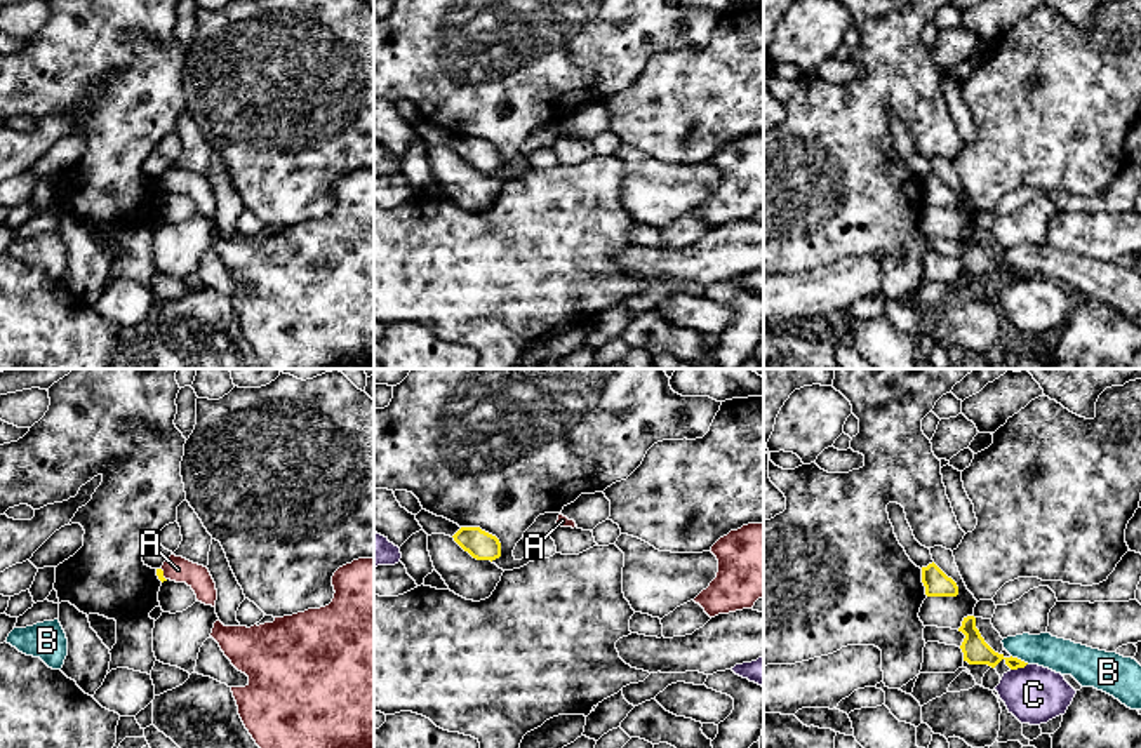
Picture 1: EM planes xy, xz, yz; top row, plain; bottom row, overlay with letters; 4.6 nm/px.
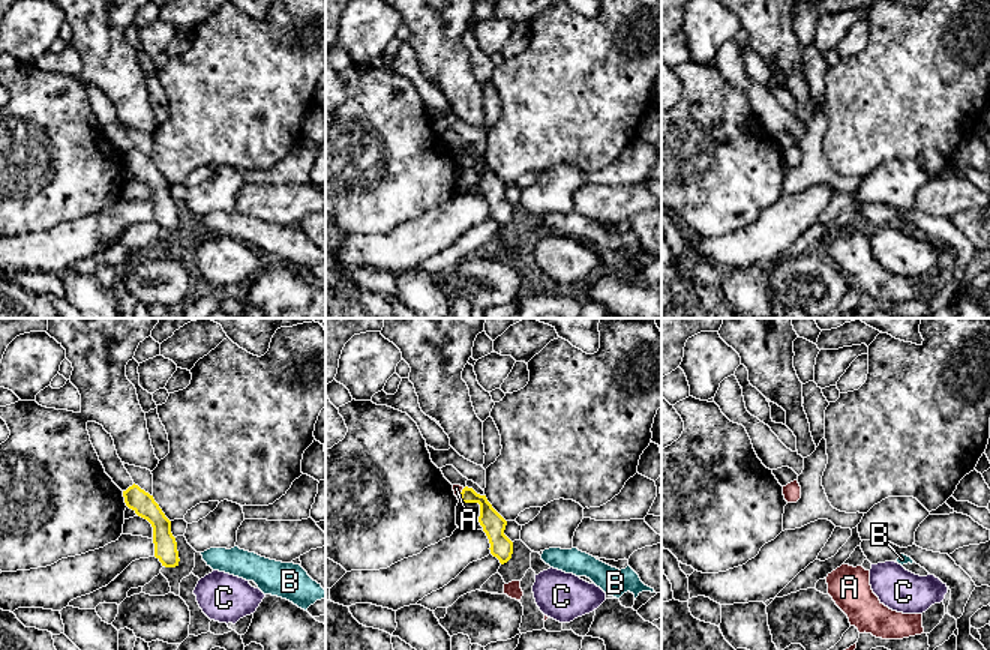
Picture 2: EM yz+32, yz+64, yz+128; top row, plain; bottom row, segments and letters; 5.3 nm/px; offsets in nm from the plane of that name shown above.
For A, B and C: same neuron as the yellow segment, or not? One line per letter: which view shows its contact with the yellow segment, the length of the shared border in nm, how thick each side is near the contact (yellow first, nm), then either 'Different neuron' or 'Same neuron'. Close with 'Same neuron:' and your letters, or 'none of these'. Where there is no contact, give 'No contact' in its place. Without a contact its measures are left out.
A: Touches yellow in xy. Shared border 60 nm. Thickness 30 nm (yellow) against 120 nm. Different neuron
B: Touches yellow in yz. Shared border 100 nm. Thickness 120 nm (yellow) against 160 nm. Different neuron
C: Touches yellow in yz. Shared border 90 nm. Thickness 120 nm (yellow) against 280 nm. Different neuron
Same neuron: none of these

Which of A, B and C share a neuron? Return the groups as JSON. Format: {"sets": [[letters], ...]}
{"sets": [["A"], ["B"], ["C"]]}

